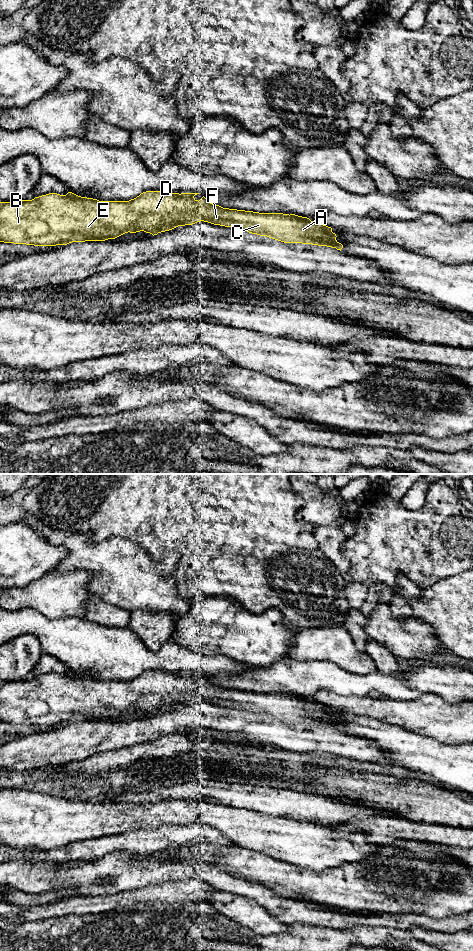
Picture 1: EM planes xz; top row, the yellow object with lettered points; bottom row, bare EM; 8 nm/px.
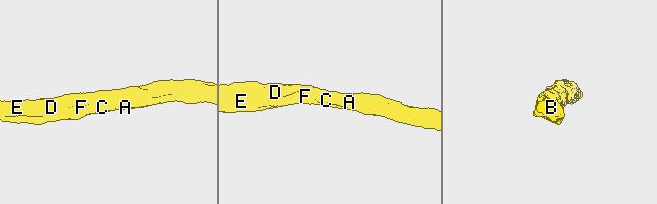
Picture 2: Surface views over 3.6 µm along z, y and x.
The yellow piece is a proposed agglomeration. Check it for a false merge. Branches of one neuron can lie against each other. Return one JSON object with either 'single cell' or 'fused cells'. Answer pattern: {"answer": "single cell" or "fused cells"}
{"answer": "single cell"}

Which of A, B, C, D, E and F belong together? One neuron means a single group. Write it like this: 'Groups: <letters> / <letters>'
Groups: A B C D E F

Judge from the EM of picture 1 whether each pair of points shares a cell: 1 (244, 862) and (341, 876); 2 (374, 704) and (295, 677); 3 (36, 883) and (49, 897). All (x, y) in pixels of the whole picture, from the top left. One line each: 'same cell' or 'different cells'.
1: same cell
2: different cells
3: different cells

